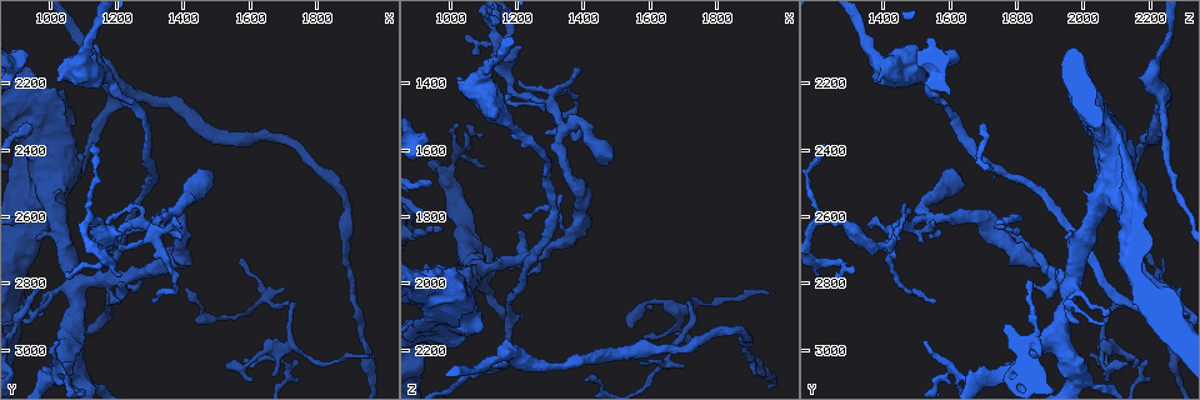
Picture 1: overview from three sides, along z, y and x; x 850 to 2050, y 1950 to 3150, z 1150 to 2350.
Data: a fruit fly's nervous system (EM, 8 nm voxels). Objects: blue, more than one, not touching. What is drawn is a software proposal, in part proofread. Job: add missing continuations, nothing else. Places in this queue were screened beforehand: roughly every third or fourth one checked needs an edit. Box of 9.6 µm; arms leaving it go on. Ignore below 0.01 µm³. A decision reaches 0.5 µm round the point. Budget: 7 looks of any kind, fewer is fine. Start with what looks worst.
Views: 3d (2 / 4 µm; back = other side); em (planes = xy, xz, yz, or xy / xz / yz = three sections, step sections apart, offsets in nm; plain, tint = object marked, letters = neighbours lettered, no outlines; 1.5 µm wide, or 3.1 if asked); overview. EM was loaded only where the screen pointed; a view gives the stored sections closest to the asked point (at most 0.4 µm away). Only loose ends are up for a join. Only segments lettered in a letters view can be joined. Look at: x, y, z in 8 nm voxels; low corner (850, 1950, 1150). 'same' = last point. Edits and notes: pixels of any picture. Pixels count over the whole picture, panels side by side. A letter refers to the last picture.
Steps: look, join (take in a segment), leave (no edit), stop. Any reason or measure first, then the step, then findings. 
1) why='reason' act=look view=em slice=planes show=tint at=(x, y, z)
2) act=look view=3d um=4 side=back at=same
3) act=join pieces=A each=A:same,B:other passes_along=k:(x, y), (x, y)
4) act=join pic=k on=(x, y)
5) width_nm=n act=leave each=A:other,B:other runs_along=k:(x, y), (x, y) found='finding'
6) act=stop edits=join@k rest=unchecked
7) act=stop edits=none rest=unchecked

why='end of a long branch' act=look view=3d um=4 at=(1090, 2950, 2260)

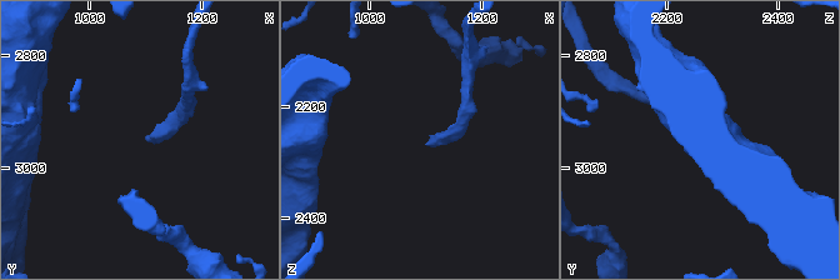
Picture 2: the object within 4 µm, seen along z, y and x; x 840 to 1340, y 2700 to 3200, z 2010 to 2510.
why='need the tissue' act=look view=em slice=planes show=letters at=(1100, 2950, 2265)

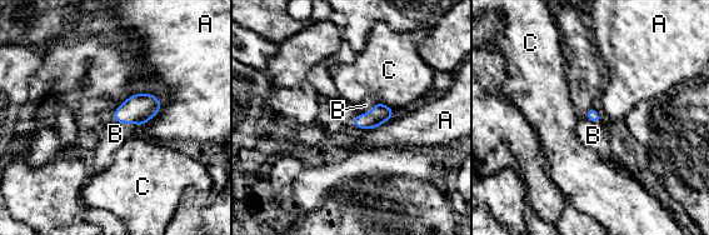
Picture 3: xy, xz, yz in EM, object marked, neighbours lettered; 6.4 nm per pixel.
act=join pieces=B each=A:other,B:same,C:other passes_along=3:(138, 109), (125, 123), (115, 134) found='it goes on there'

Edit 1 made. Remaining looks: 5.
act=look view=overview

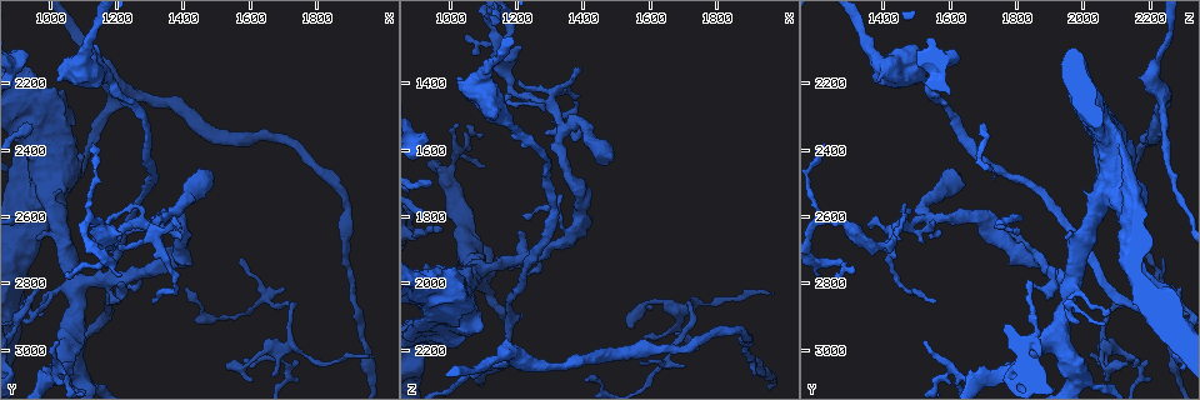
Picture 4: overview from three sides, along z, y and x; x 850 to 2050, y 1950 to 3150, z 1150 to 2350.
act=look view=3d um=2 at=(1960, 3010, 2020)

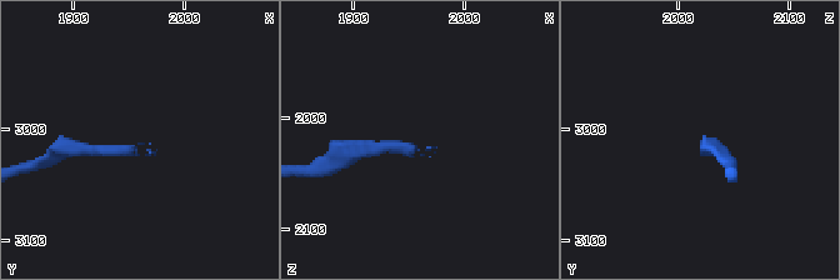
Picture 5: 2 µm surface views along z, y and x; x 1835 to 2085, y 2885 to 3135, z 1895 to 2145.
act=look view=em slice=xy step=4 show=letters at=(1968, 3020, 2028)

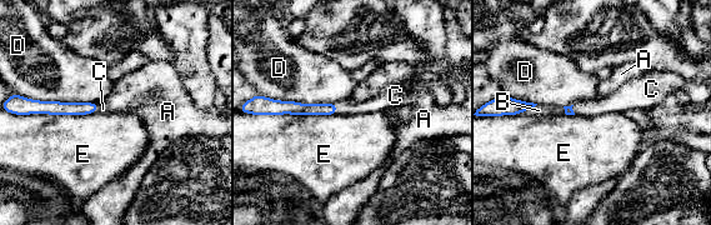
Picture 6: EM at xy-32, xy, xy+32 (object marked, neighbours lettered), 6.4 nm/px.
act=join pieces=C each=A:other,B:other,C:same,D:other,E:other passes_along=6:(298, 108), (336, 108), (375, 104) found='it goes on there'

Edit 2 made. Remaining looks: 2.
why='thin end' act=look view=em slice=planes show=letters at=(1580, 2720, 2230)

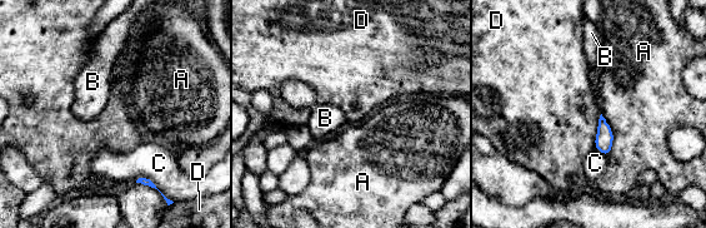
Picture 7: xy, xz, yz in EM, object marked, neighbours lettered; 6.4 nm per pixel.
act=leave each=A:other,B:other,C:other,D:other border=7:(601, 114), (597, 122), (594, 147) found='none of them fits'

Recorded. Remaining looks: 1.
act=stop edits=join@3,join@6 rest=unchecked

